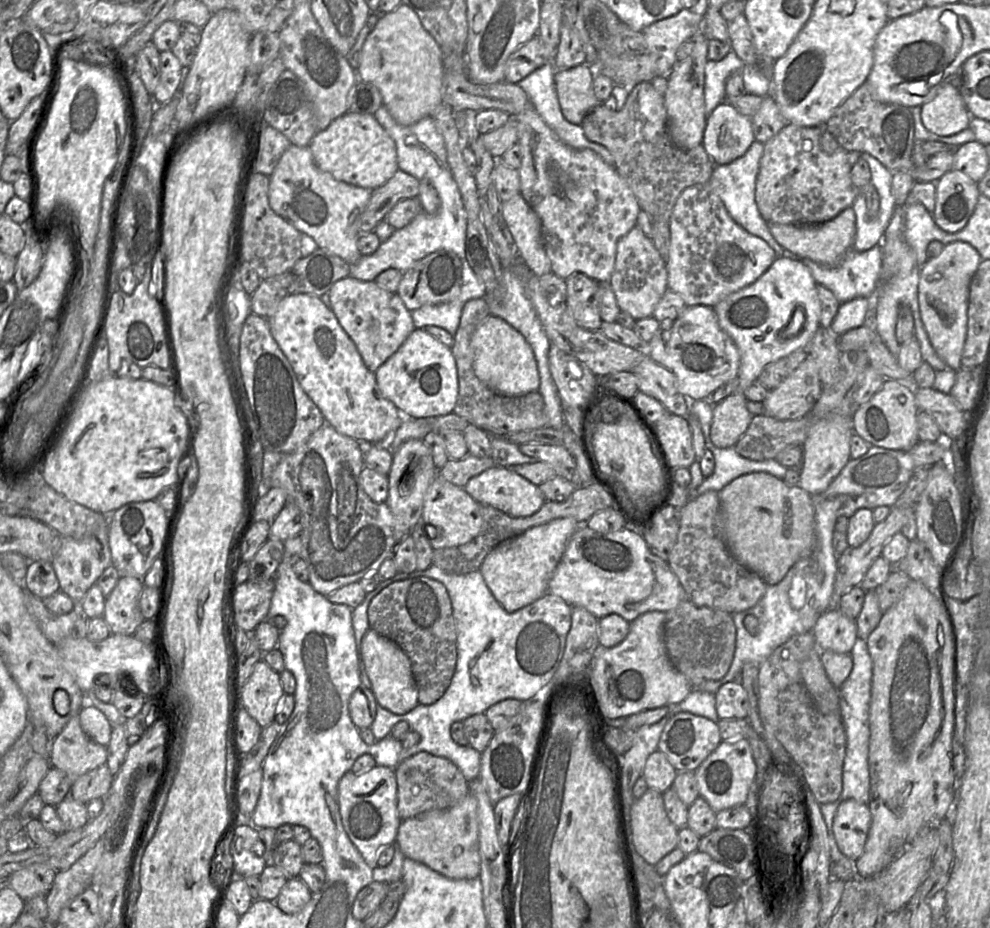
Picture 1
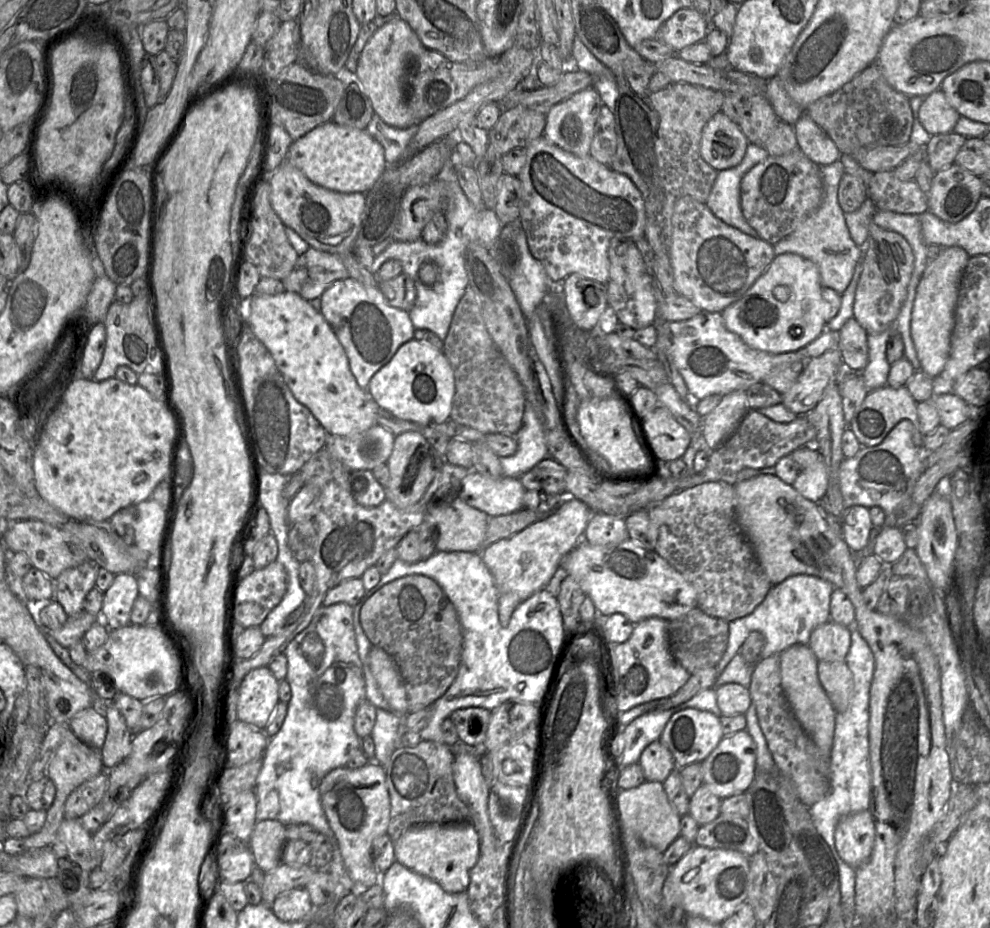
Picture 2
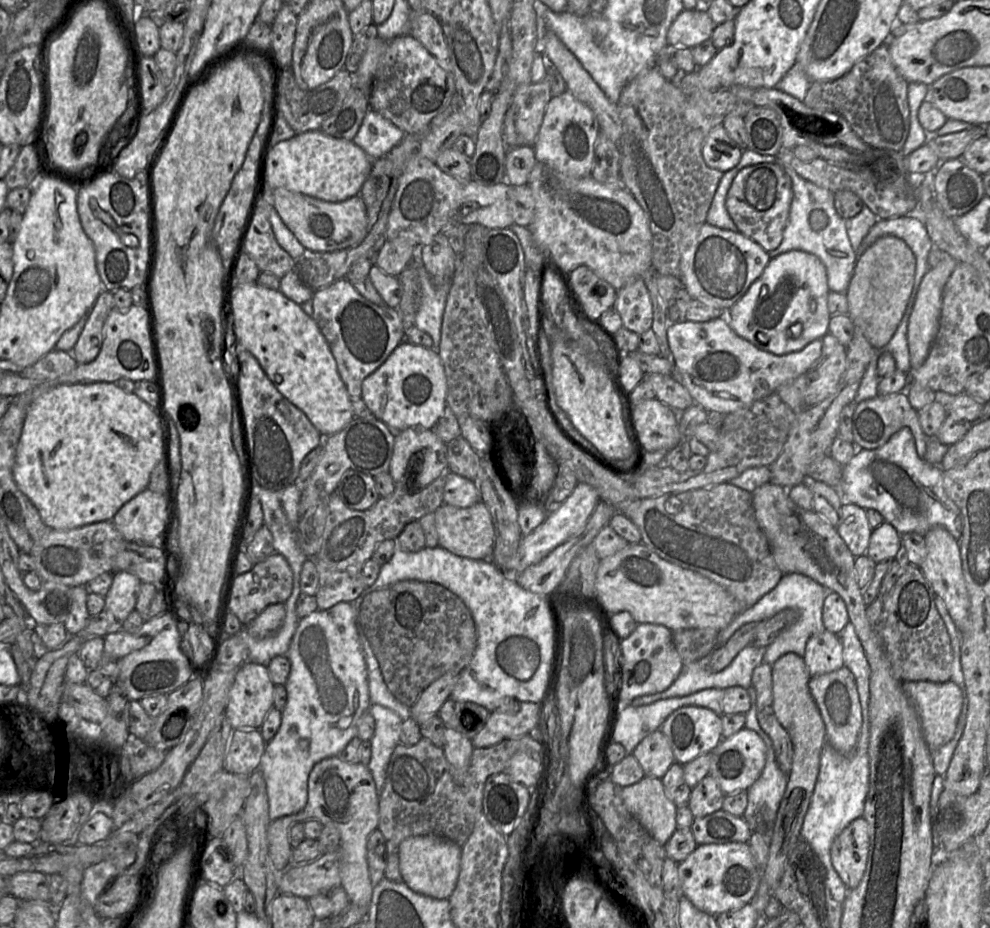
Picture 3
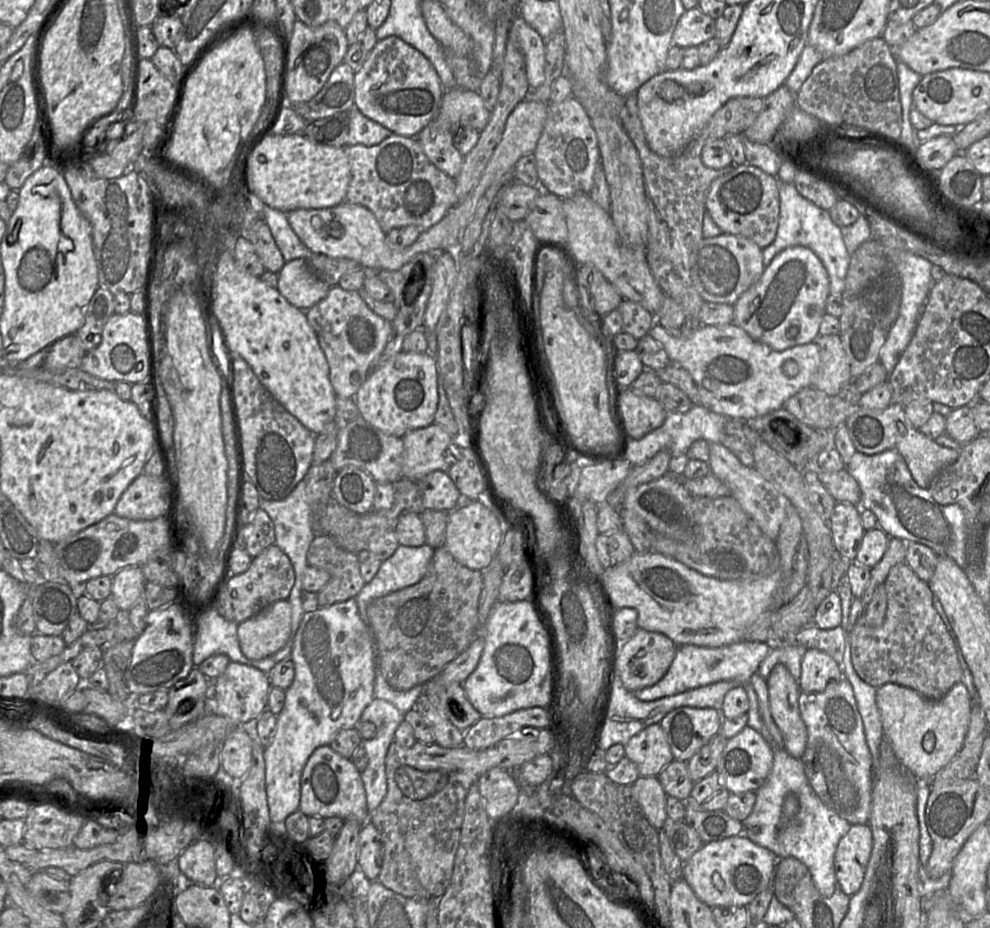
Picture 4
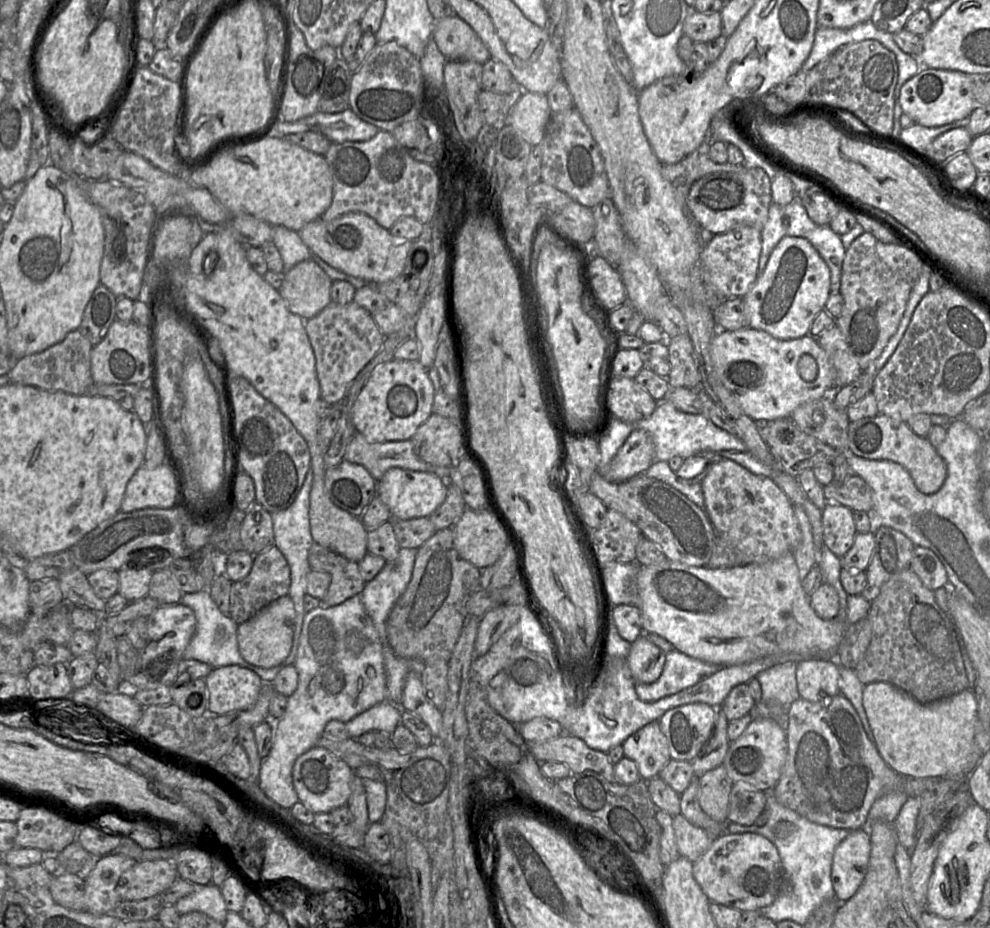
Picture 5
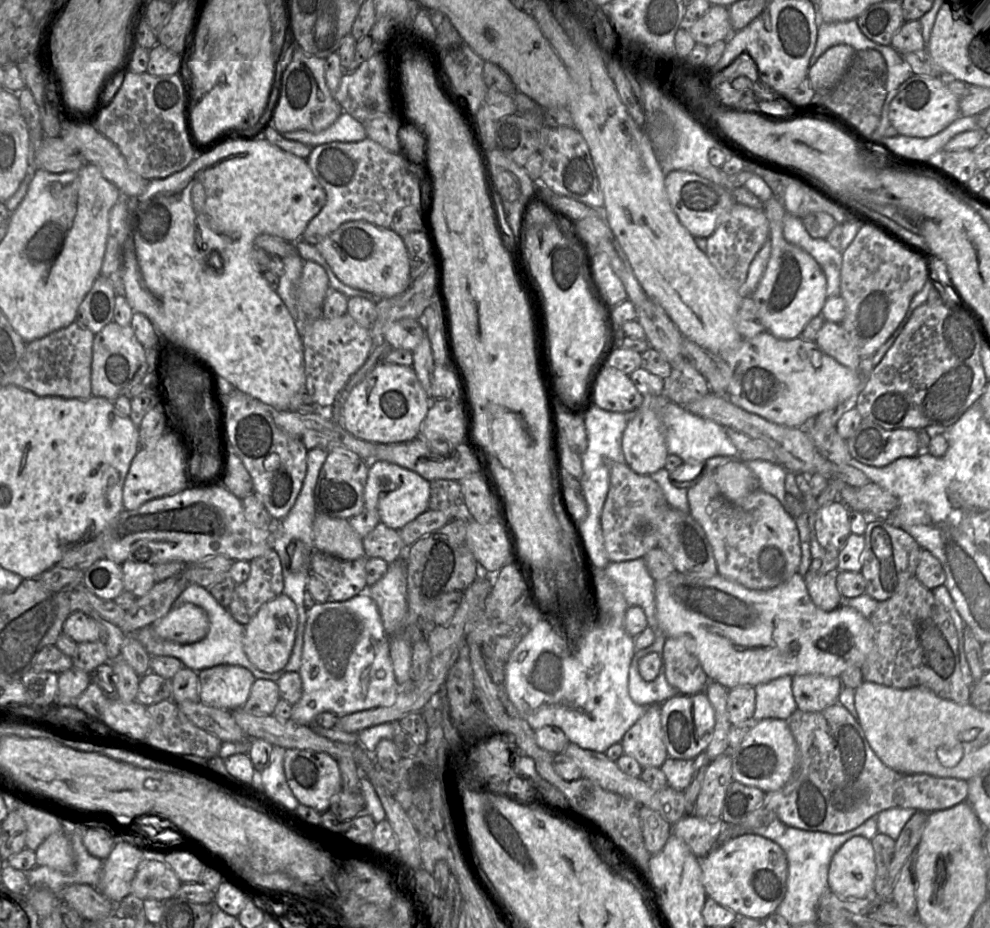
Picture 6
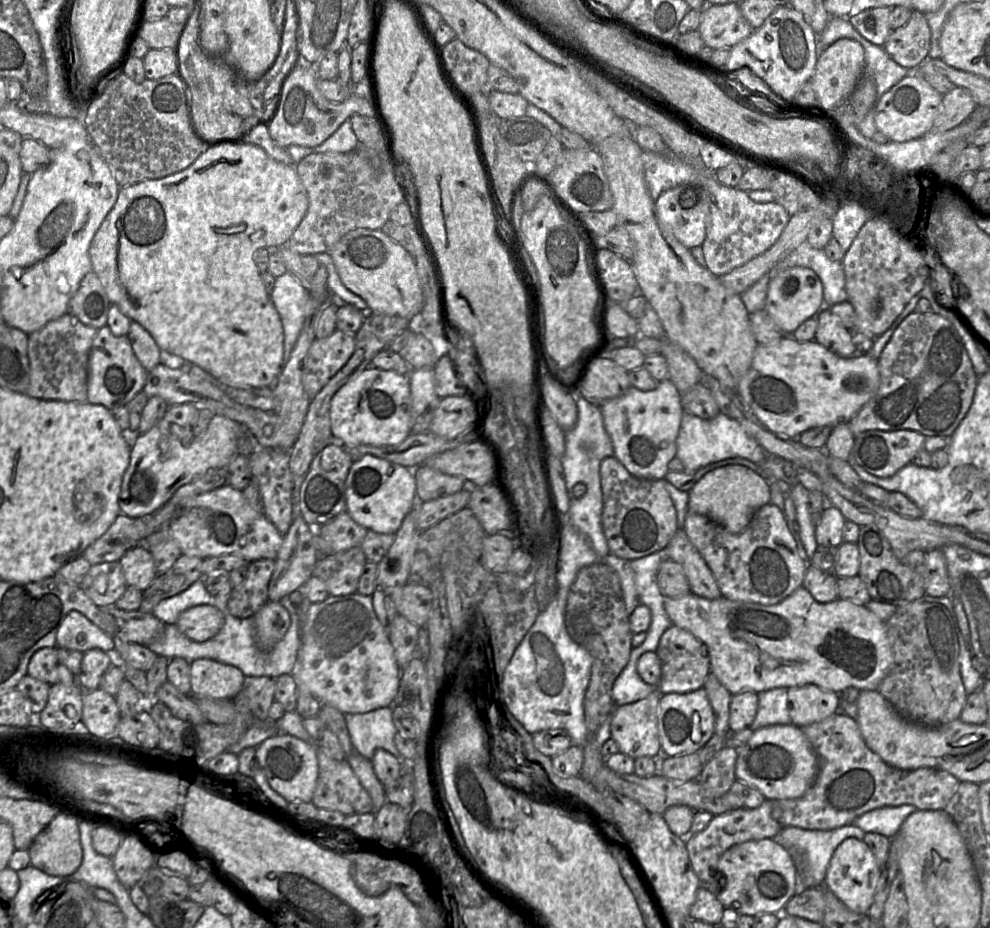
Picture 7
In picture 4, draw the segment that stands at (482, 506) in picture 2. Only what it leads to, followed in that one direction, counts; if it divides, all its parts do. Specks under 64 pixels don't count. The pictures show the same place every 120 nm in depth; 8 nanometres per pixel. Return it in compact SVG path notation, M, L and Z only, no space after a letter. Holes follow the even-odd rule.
M433 471L417 481L425 510L453 511L461 495L447 472Z

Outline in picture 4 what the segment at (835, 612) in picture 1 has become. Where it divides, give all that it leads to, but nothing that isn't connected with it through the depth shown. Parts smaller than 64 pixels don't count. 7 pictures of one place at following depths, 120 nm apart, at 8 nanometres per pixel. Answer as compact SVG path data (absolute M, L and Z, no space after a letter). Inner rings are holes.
M806 649L801 661L799 687L802 692L823 692L830 683L843 677L841 666L827 653Z

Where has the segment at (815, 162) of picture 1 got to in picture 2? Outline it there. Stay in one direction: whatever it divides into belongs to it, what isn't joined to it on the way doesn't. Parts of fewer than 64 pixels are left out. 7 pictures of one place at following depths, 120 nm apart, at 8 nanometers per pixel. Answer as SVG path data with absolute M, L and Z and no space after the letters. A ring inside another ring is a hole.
M797 147L783 156L768 156L755 165L741 180L740 204L743 216L748 224L757 232L760 239L772 245L789 236L802 221L813 214L823 198L823 182L820 167L812 162Z

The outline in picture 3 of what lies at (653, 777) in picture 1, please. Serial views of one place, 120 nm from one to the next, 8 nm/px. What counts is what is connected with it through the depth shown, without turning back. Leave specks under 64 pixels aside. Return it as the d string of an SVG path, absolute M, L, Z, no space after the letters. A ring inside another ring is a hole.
M660 729L647 735L633 750L632 755L639 762L645 776L659 779L676 762L672 748Z

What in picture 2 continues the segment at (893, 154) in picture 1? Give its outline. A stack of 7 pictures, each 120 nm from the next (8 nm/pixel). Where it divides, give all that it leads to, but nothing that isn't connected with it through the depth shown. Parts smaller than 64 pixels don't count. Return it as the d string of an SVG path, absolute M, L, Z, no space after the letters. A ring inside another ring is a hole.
M876 62L837 91L810 104L805 114L834 141L843 155L852 155L863 147L904 145L910 141L914 122L909 97L889 85ZM955 132L932 135L925 146L925 157L931 168L938 172L953 163L967 137Z

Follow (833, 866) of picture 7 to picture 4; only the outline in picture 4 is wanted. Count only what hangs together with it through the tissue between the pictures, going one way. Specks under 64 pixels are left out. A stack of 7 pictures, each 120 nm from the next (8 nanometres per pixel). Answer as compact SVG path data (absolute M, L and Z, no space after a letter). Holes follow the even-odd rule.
M850 824L849 831L840 839L834 855L834 871L839 888L847 896L856 894L862 885L873 847L873 836L868 824Z

